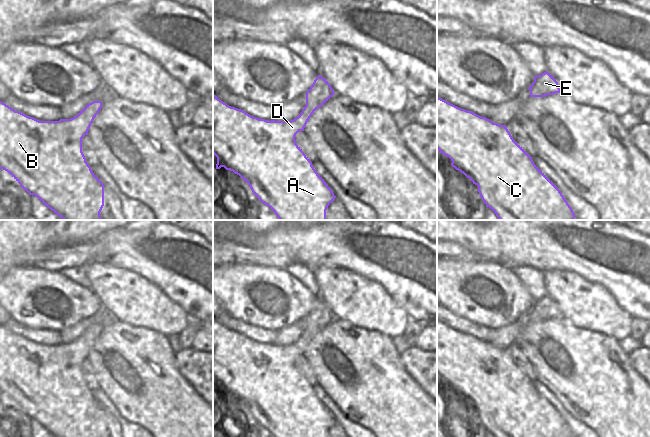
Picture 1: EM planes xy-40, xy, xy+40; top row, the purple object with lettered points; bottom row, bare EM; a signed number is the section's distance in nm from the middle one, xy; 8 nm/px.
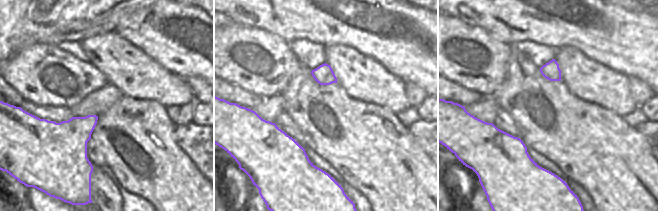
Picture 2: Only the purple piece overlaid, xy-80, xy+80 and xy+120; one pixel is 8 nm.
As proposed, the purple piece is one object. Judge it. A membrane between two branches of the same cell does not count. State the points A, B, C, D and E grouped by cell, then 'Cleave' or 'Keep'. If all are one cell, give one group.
Groups: A B C D E. Keep

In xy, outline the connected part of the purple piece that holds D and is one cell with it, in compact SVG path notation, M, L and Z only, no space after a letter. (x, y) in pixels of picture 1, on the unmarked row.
M318 299L306 316L306 330L291 345L259 343L227 329L213 319L213 378L217 381L216 393L224 391L239 399L254 419L274 437L326 437L336 420L296 368L295 360L299 355L304 355L312 338L334 318L328 305Z

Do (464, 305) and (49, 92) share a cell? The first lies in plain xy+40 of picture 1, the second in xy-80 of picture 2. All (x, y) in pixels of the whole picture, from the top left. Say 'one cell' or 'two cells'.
one cell

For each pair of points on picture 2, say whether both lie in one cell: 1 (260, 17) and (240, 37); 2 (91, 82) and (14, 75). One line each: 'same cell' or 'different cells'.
1: different cells
2: same cell

